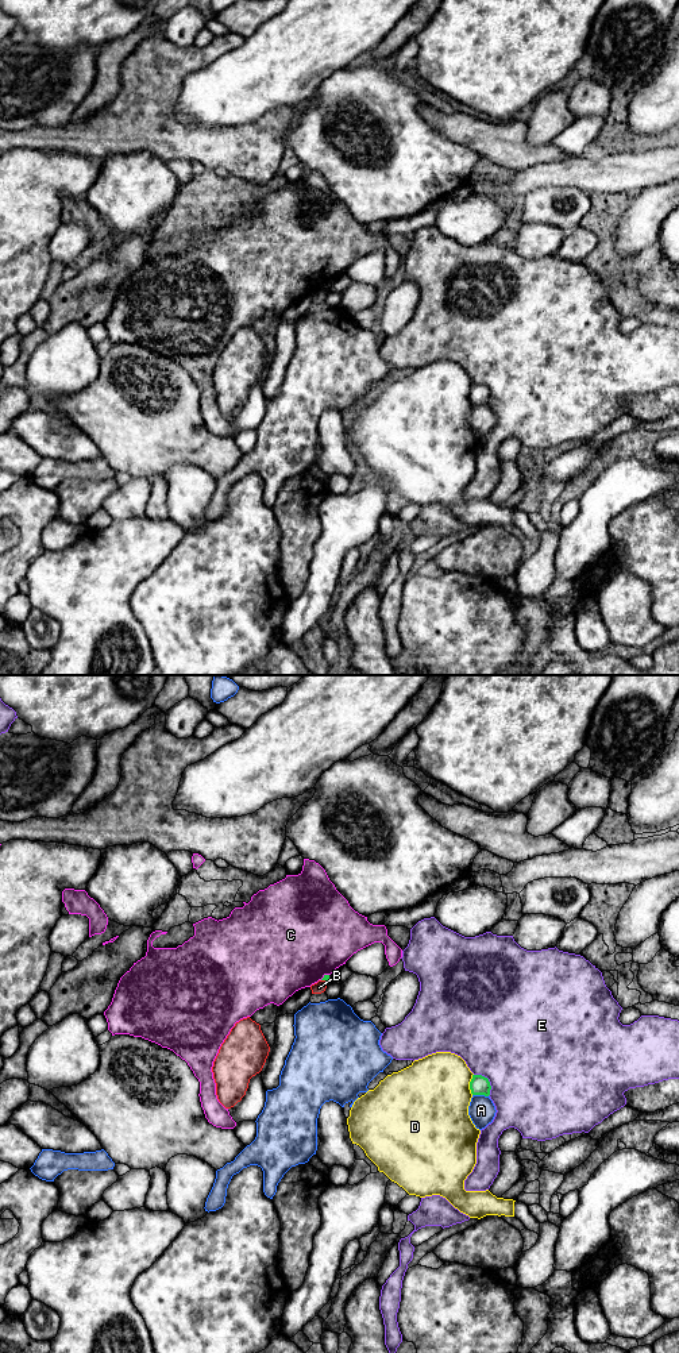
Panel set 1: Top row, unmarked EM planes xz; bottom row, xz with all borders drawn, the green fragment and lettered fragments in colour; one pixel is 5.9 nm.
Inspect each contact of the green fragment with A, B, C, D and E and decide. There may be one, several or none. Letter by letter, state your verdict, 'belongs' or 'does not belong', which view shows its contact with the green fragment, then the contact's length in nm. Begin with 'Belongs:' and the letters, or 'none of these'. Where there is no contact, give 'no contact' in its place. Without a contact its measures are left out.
Belongs: none of these
A: does not belong | xz | 100 nm
B: does not belong | xz | 40 nm
C: does not belong | xz | 70 nm
D: does not belong | xz | 130 nm
E: does not belong | xz | 160 nm

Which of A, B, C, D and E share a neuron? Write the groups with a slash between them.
A / B / C / D / E

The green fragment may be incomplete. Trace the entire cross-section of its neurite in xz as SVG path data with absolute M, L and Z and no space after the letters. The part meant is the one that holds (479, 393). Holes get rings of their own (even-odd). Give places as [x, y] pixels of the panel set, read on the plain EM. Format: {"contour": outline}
{"contour": "M472 383L472 388L470 390L470 398L472 404L489 405L491 394L487 386L482 383Z"}

